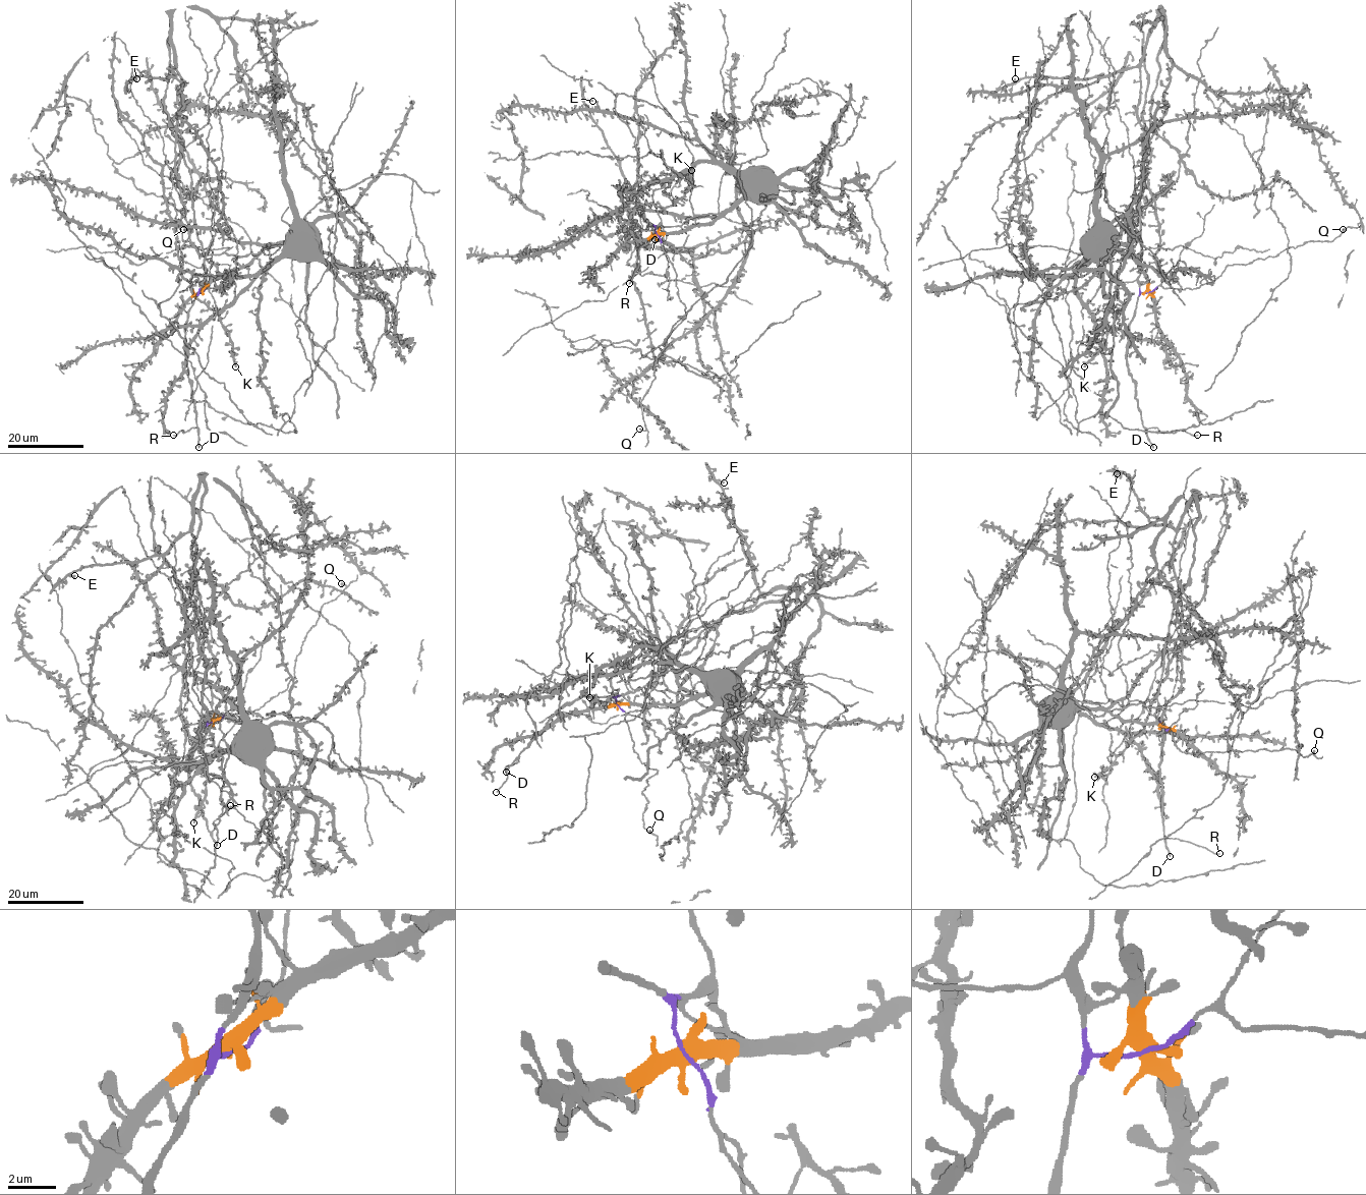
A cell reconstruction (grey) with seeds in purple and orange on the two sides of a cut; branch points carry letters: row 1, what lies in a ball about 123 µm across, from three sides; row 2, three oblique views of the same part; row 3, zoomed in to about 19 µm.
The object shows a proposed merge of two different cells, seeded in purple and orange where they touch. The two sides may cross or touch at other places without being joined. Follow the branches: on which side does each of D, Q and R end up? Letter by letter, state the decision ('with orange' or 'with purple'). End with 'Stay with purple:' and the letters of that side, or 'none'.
D: with purple
Q: with purple
R: with purple
Stay with purple: D, Q, R

